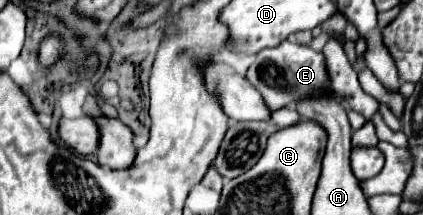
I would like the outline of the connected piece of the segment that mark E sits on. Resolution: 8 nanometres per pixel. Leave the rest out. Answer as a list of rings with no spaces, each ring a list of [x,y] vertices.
[[[284,40],[276,48],[260,50],[254,64],[248,68],[248,80],[264,96],[270,110],[296,106],[300,100],[312,96],[328,96],[328,94],[336,96],[336,92],[330,88],[324,54],[312,50],[310,46],[302,46],[290,40]]]

